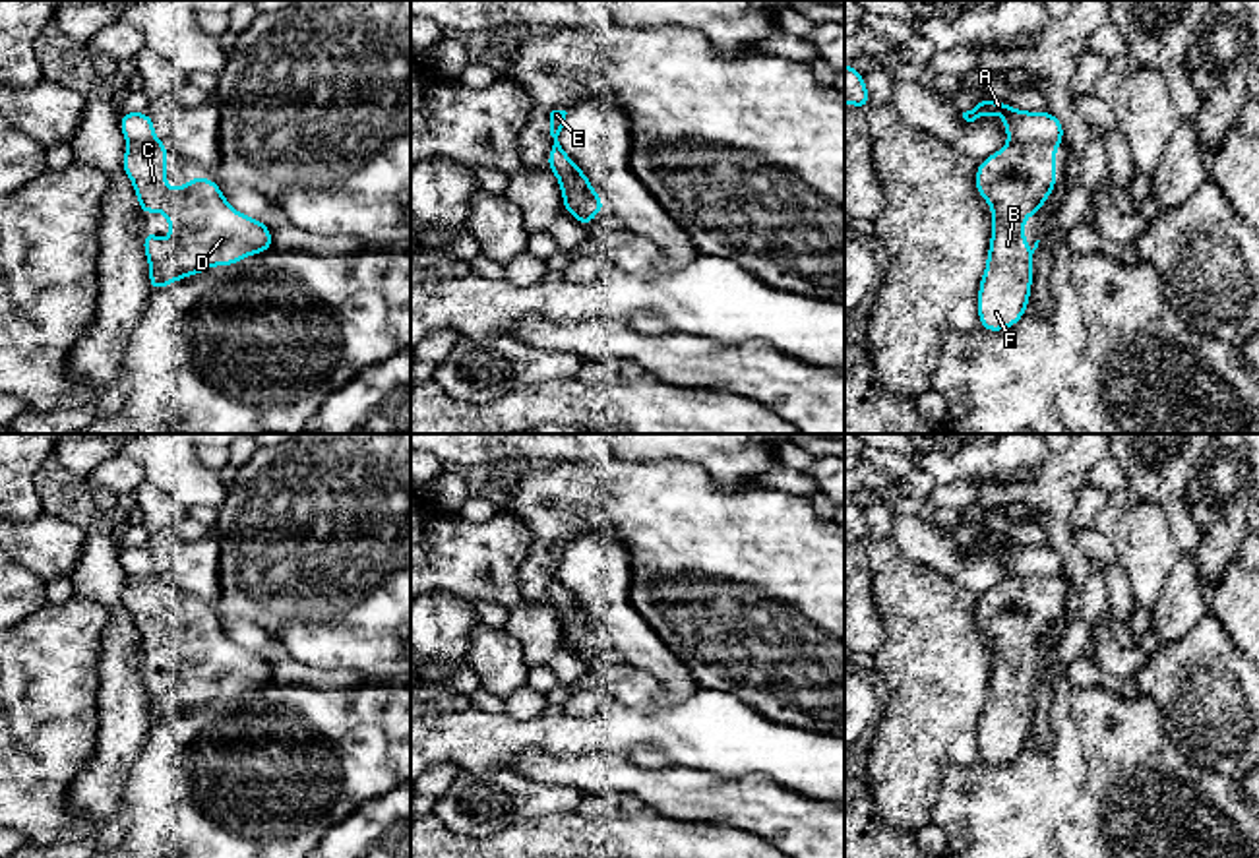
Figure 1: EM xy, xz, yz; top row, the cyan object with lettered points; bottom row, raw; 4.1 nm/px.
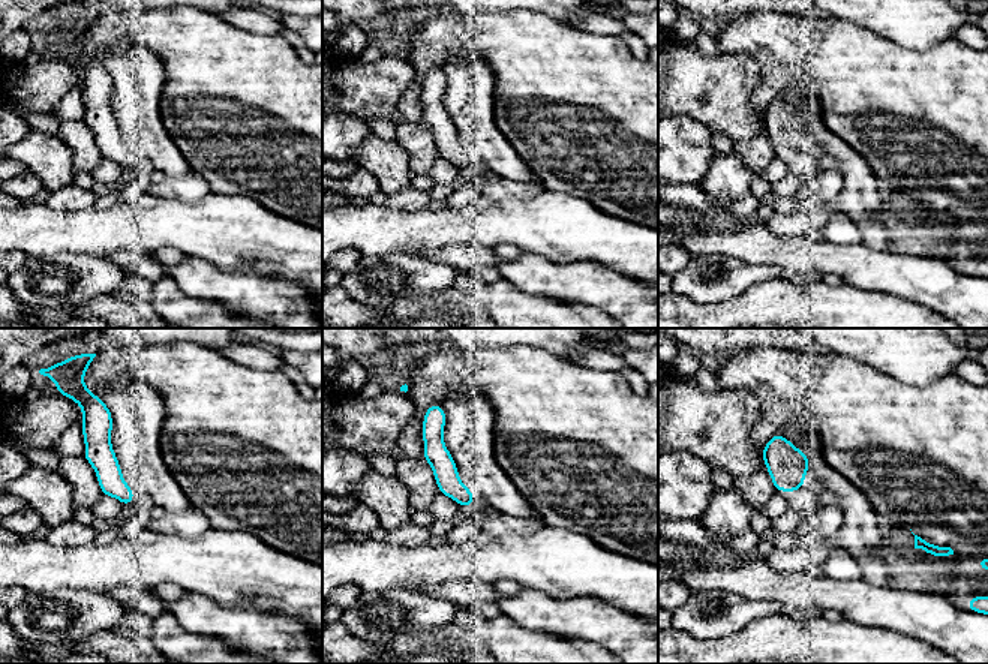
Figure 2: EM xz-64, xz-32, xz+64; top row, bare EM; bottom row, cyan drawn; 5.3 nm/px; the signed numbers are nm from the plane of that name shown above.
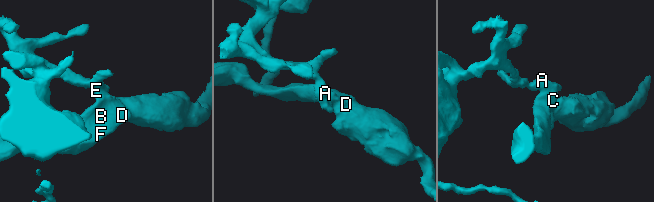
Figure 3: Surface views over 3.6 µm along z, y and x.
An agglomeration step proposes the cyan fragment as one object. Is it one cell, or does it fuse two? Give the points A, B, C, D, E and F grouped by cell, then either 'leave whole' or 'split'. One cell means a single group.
A E / B C D F | split

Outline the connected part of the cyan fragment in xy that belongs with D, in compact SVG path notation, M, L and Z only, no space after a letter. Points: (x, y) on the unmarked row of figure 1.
M147 573L139 577L128 577L122 602L134 618L139 645L151 649L163 645L169 653L170 670L159 674L153 662L143 668L143 686L149 695L149 722L151 726L176 717L184 711L198 709L215 699L234 699L248 689L275 682L271 674L271 662L252 651L236 645L223 629L215 614L207 614L203 608L190 616L169 624L167 622L167 577L163 573Z

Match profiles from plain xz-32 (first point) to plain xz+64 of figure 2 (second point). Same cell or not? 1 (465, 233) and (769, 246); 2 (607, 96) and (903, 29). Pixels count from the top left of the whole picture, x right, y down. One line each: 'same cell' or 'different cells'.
1: different cells
2: different cells

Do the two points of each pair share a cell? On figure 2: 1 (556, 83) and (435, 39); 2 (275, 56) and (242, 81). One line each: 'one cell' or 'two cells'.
1: one cell
2: one cell

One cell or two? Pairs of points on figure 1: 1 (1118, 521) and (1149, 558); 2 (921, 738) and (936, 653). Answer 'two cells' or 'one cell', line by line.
1: one cell
2: one cell

